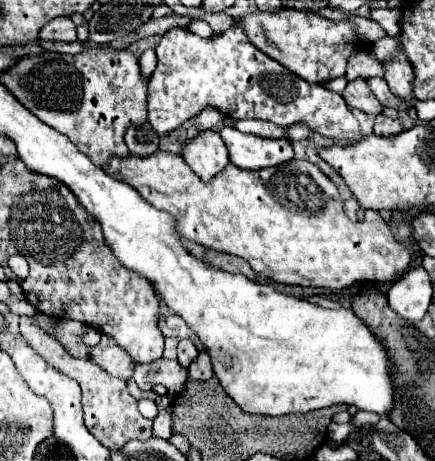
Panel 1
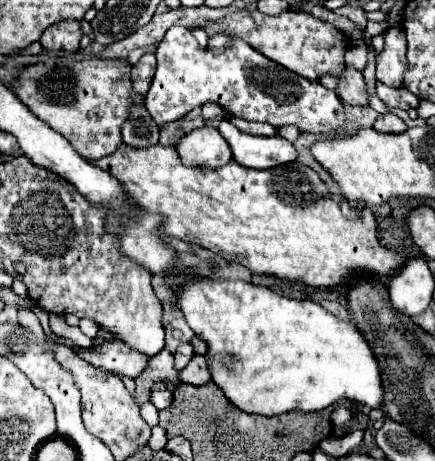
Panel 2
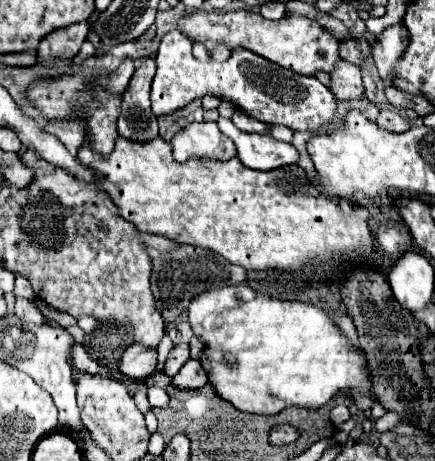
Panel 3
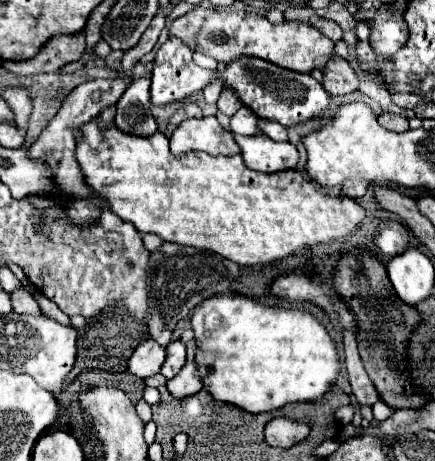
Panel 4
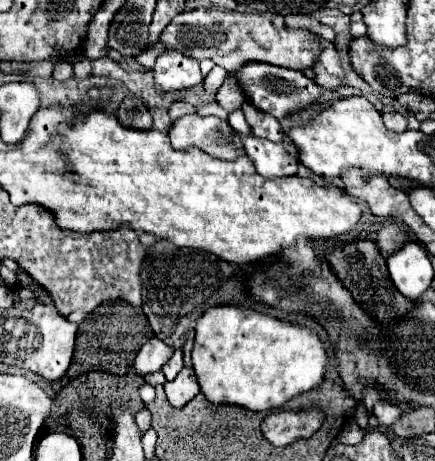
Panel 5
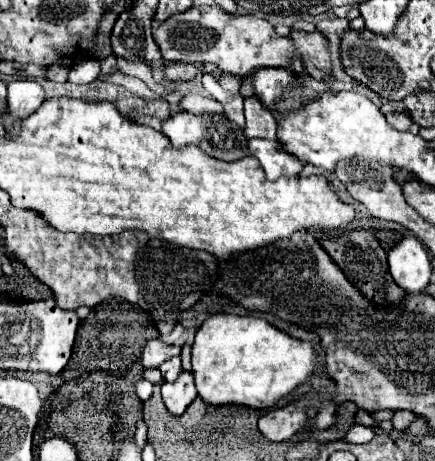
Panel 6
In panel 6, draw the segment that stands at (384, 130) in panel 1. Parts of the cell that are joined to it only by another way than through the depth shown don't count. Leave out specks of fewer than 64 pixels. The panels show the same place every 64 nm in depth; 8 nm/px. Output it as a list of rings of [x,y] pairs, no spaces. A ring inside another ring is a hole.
[[[394,112],[394,114],[386,114],[386,122],[396,130],[408,130],[410,124],[412,124],[412,118],[408,114]]]

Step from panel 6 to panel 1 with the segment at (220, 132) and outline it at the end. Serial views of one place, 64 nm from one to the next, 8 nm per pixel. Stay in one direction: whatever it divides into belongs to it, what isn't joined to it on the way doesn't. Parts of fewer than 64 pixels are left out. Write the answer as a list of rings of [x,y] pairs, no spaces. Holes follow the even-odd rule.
[[[208,130],[190,140],[182,152],[182,158],[190,164],[190,168],[200,176],[200,180],[212,180],[218,172],[226,168],[228,150],[218,132]]]

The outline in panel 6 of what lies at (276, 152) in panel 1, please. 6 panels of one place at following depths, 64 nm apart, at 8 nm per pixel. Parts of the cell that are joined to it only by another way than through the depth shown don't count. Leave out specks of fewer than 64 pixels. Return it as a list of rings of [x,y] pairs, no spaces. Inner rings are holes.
[[[188,94],[184,96],[182,100],[182,106],[184,110],[192,112],[192,114],[224,114],[224,108],[218,100],[212,100],[212,98],[204,98],[204,96],[198,96],[198,94]],[[252,138],[248,140],[248,150],[254,158],[258,158],[268,180],[278,180],[282,176],[298,176],[304,164],[296,160],[296,156],[284,152],[276,140]]]

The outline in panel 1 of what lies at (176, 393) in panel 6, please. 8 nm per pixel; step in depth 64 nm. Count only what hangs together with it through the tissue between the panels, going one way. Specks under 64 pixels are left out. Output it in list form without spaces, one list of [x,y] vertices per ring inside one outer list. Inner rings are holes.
[[[200,352],[196,356],[196,360],[188,366],[188,374],[190,378],[194,380],[210,380],[214,376],[214,370],[212,370],[212,360],[208,356],[208,352]]]

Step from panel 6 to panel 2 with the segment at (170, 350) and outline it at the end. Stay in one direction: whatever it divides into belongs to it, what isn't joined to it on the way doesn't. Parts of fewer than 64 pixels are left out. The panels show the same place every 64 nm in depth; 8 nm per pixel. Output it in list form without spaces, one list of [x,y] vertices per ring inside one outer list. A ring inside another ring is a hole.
[[[112,338],[104,340],[96,348],[76,348],[74,352],[90,364],[128,378],[136,378],[148,362],[146,356],[140,356],[140,352],[132,352],[132,348],[128,348],[124,342]]]

